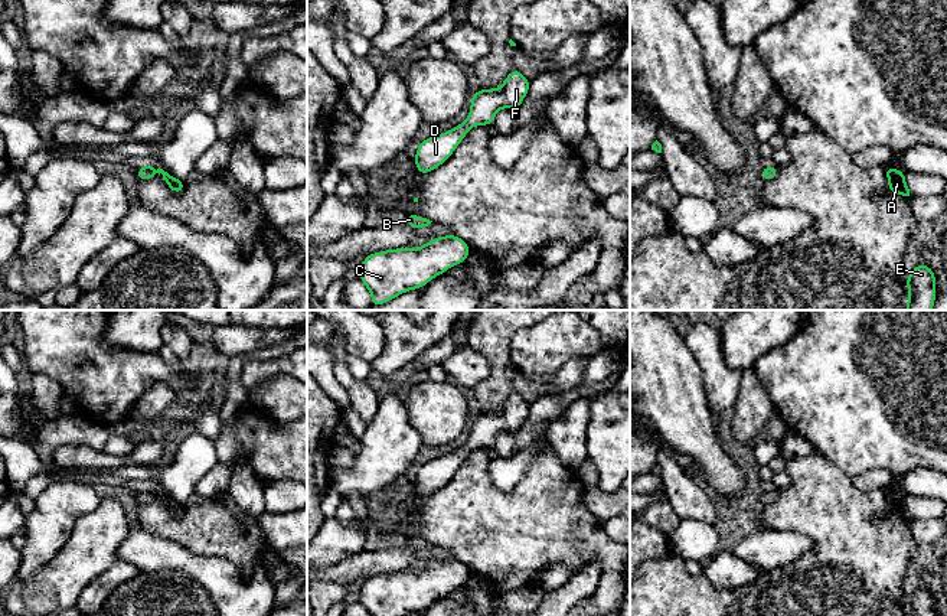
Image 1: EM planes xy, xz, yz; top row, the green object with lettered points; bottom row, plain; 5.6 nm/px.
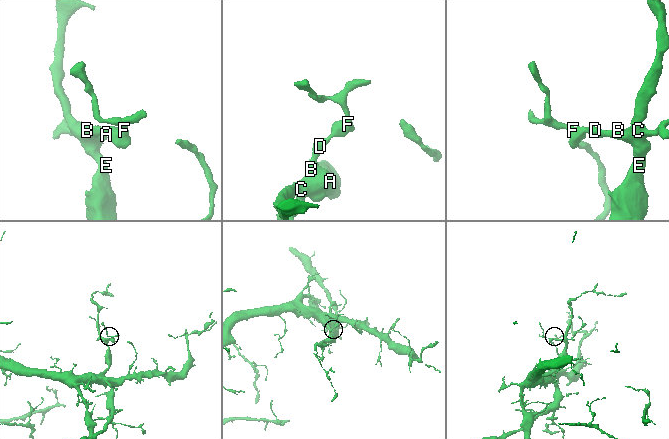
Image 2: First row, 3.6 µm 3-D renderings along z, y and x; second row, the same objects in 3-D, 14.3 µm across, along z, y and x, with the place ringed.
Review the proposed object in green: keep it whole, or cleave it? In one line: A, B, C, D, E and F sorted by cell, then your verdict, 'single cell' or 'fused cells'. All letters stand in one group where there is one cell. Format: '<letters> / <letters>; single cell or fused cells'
A B C D E F; single cell

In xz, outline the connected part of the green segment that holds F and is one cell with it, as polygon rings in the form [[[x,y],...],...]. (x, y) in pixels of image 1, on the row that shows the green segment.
[[[513,69],[500,88],[480,89],[471,98],[470,114],[464,123],[450,131],[422,140],[417,149],[415,167],[421,175],[434,170],[451,157],[455,147],[474,126],[490,126],[496,111],[519,108],[529,91],[530,81]]]

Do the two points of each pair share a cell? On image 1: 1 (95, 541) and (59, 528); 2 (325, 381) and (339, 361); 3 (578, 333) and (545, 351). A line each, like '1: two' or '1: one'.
1: two
2: two
3: one

